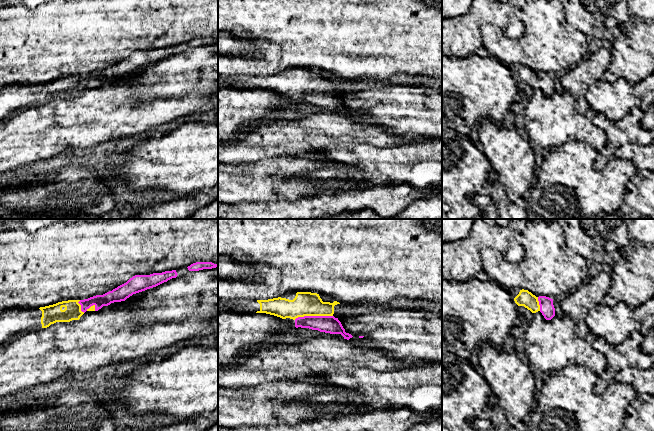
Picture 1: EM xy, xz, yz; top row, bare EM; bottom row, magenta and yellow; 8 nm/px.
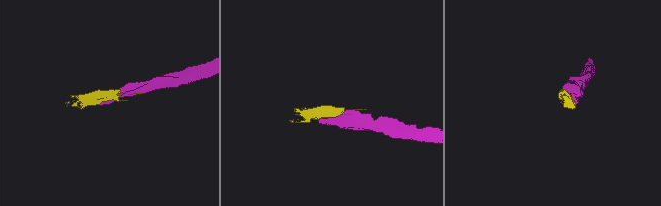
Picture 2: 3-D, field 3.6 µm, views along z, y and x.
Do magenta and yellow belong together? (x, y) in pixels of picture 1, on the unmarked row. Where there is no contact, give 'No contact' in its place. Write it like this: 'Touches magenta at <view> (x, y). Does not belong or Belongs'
Touches magenta at xz (313, 92). Belongs

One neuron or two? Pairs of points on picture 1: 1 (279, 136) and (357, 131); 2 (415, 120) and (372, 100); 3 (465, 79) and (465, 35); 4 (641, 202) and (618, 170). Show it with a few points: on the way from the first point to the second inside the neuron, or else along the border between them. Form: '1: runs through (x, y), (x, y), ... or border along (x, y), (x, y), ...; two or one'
1: runs through (298, 133), (338, 131); one
2: runs through (404, 110), (383, 104); one
3: border along (474, 52), (462, 57), (452, 57); two
4: border along (637, 170), (636, 174), (626, 185), (624, 200); two

